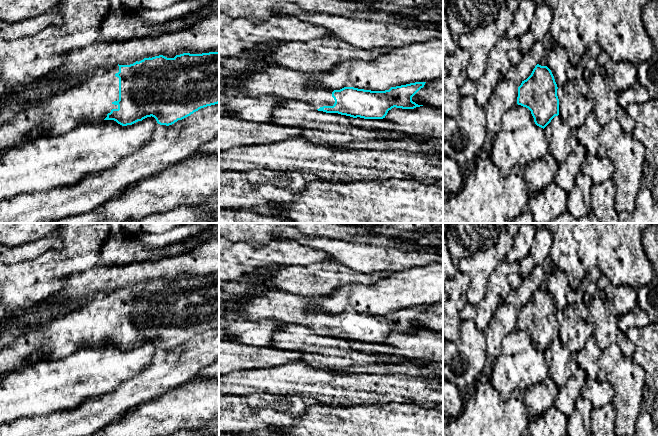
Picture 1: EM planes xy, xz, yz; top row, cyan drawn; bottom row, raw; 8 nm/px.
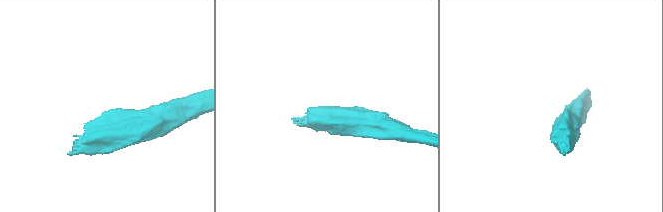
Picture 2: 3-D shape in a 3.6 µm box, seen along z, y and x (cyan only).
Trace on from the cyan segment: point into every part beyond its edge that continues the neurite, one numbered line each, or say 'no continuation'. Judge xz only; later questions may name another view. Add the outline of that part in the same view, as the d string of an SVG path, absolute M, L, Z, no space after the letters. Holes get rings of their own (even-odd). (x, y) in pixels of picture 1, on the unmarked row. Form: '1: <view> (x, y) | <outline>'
1: xz (266, 303) | M269 286L252 289L253 295L240 302L239 312L245 319L273 320L279 323L304 326L315 333L323 330L333 330L334 314L317 311L313 298L305 298Z

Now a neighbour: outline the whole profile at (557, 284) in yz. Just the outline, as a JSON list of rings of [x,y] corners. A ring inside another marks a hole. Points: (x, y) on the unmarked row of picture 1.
[[[554,267],[545,282],[547,291],[551,294],[558,312],[564,310],[568,305],[574,305],[575,291],[570,289],[568,279],[562,270]]]

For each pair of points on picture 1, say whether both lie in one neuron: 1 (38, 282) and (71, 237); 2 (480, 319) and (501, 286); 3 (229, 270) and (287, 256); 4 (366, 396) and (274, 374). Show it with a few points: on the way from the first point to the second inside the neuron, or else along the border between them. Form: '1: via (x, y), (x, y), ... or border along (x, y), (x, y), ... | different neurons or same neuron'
1: via (49, 271), (71, 248) | same neuron
2: via (483, 311), (495, 294) | same neuron
3: via (243, 257), (273, 256) | same neuron
4: via (343, 390), (329, 388), (304, 379), (297, 379) | same neuron

